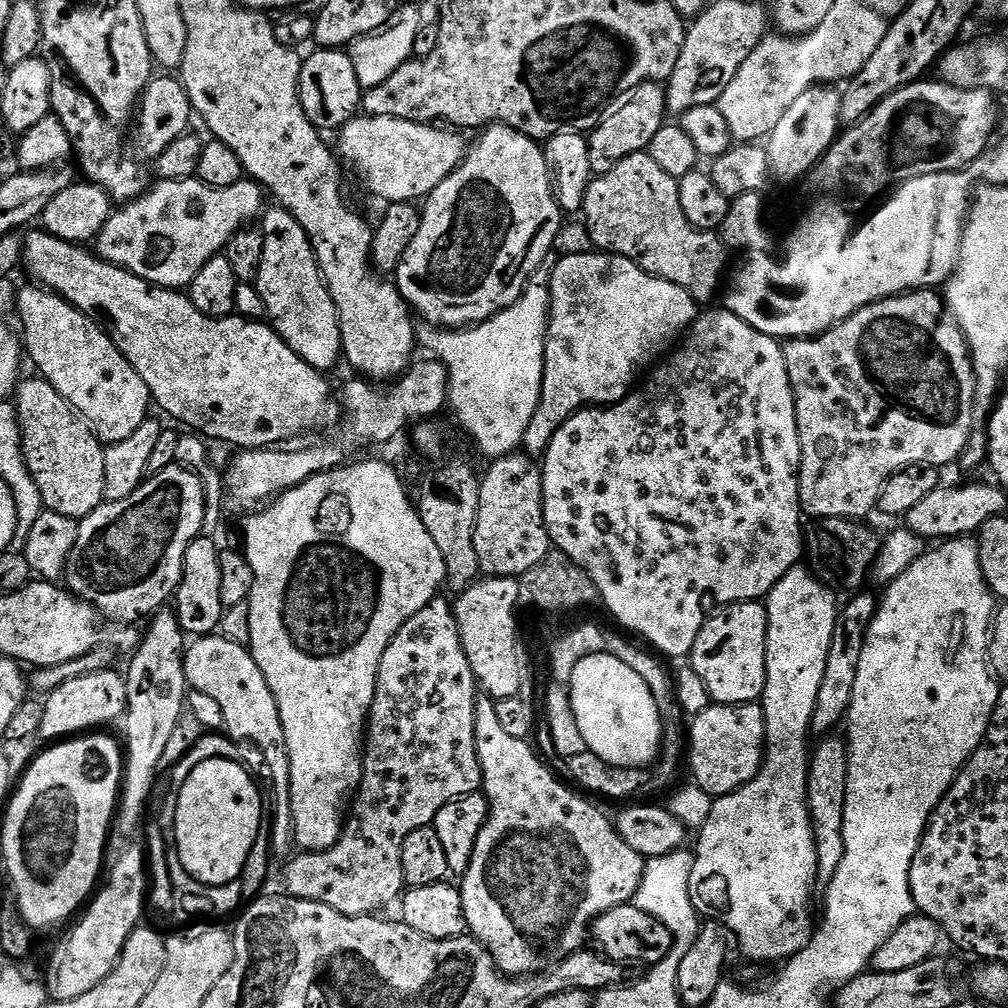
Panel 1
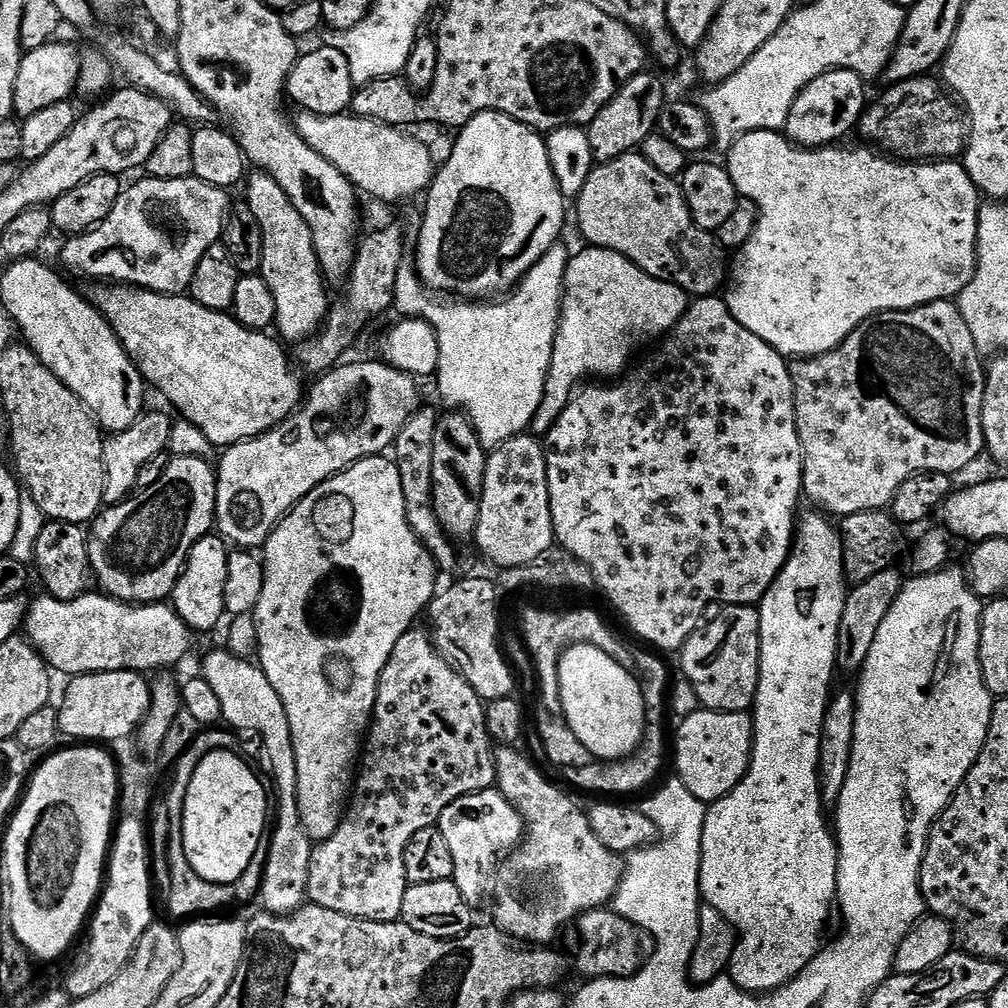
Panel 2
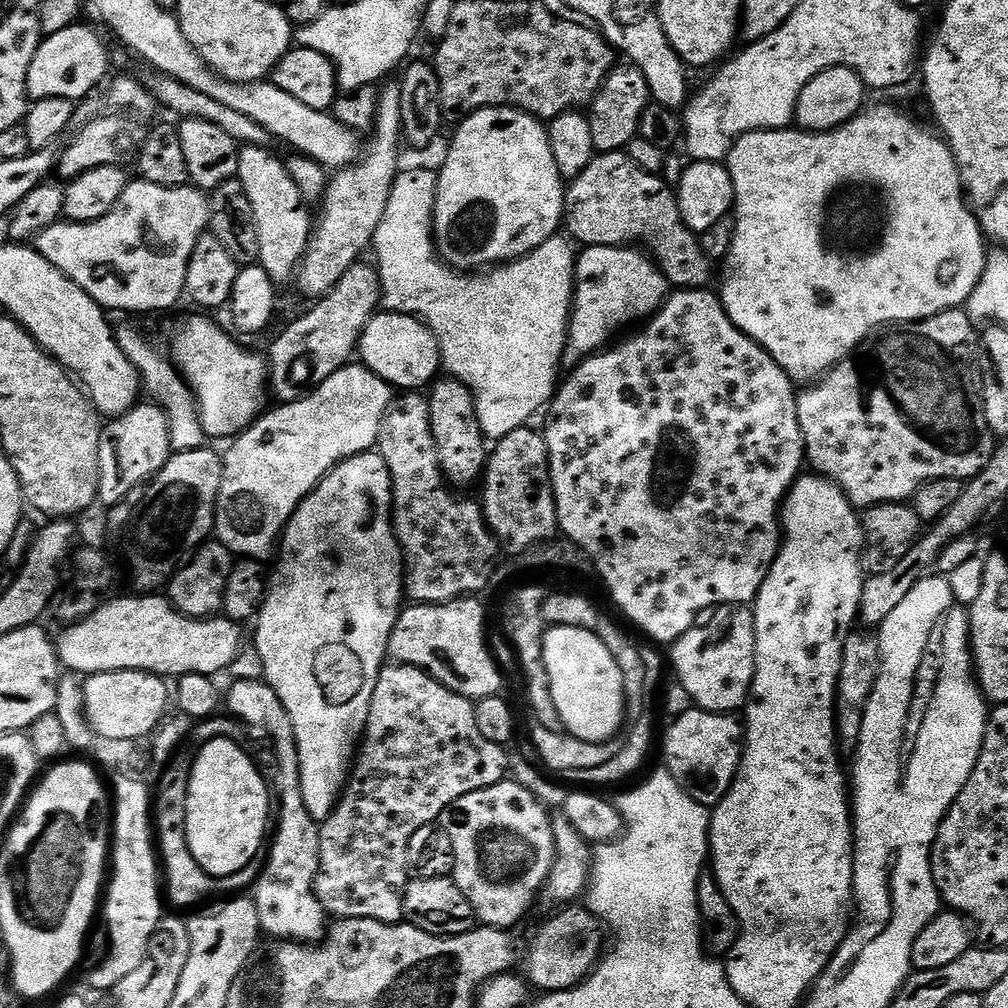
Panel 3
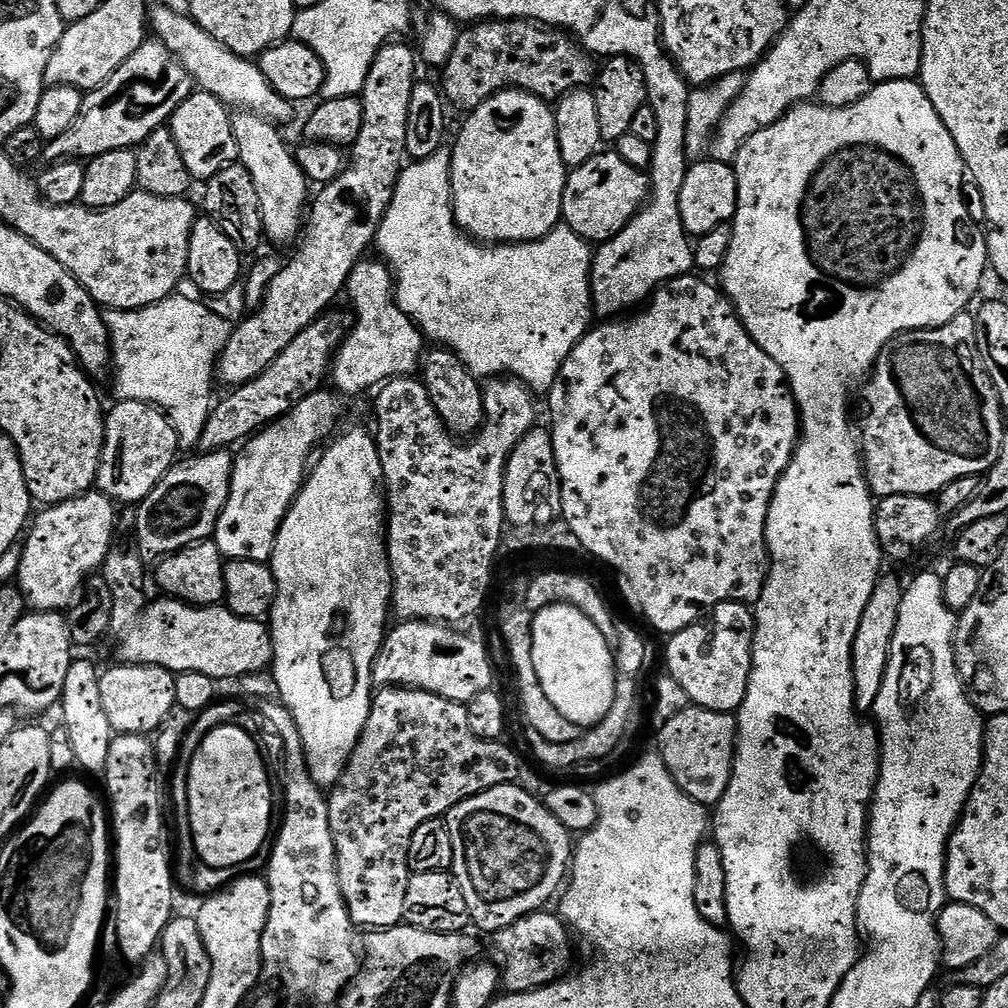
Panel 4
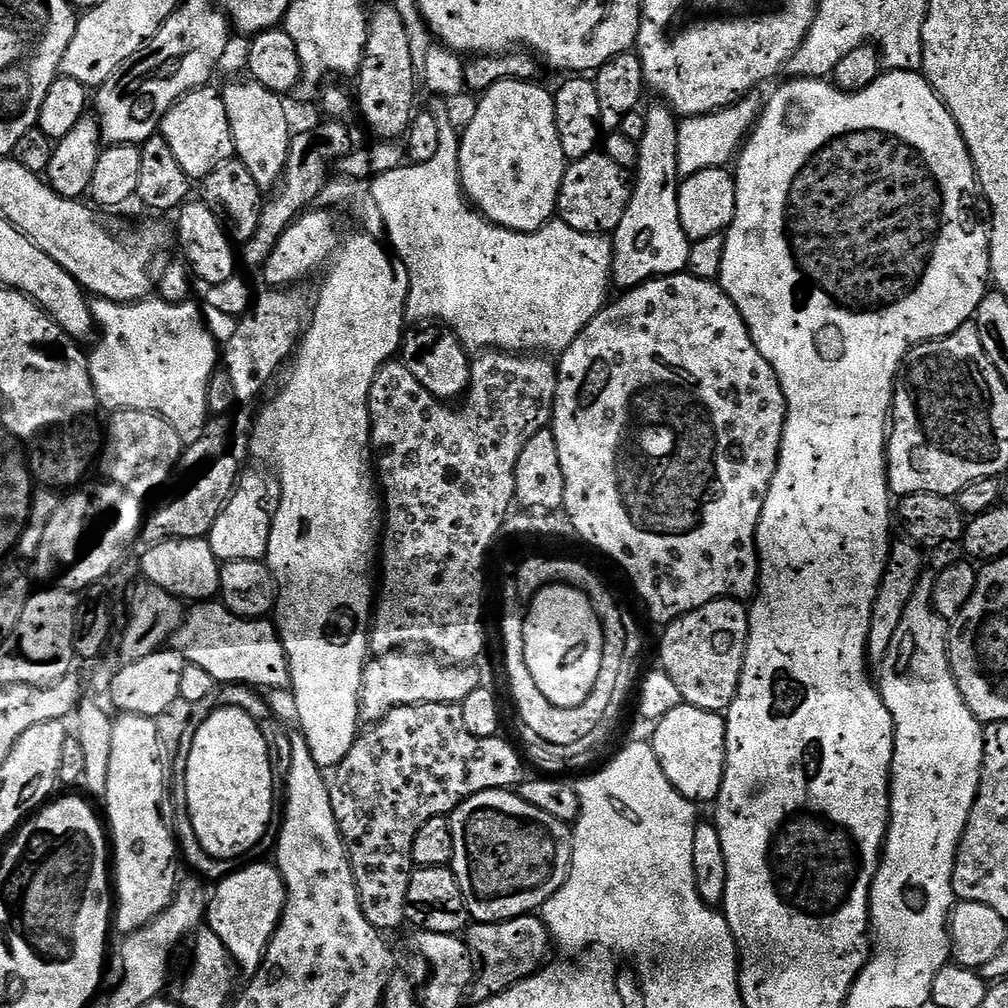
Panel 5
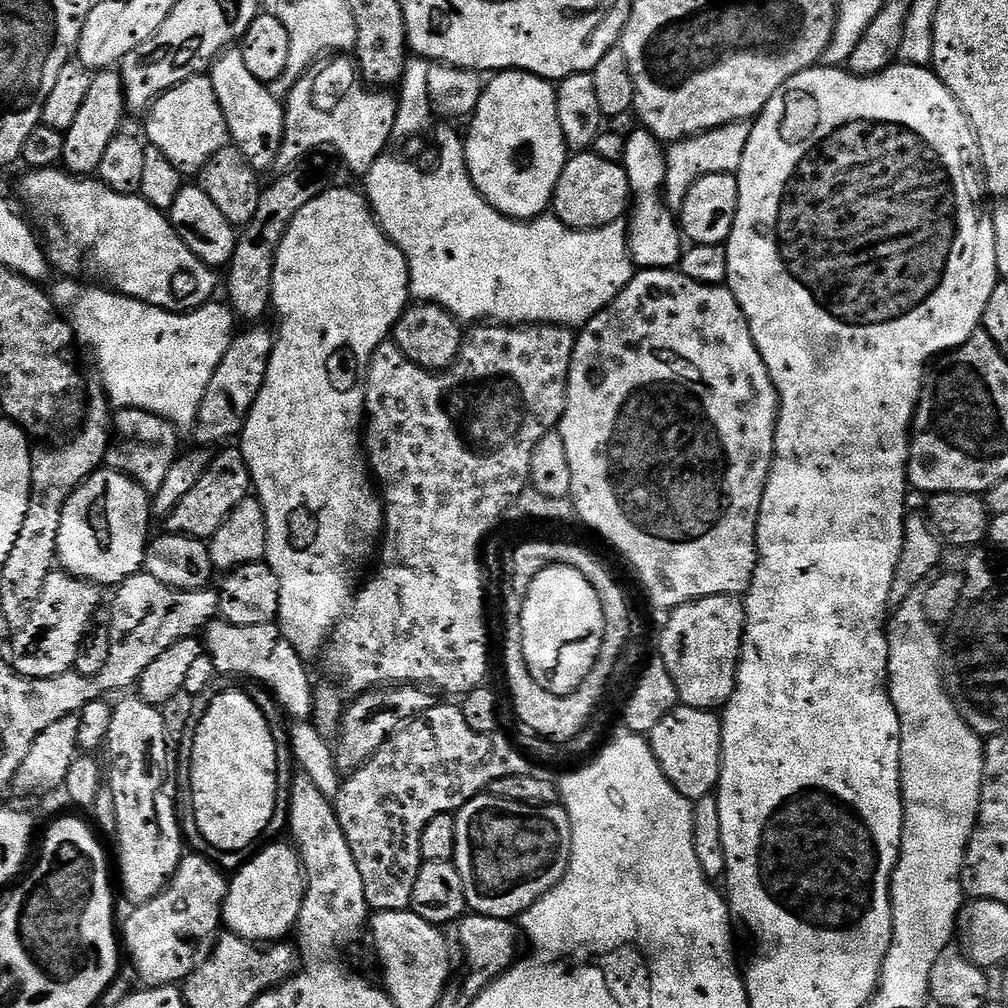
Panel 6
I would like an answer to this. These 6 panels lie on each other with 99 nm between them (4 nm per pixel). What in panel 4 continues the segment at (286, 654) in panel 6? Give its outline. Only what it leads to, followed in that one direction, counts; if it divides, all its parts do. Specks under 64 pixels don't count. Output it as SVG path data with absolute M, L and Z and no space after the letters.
M171 598L154 599L147 605L140 620L119 641L119 659L126 664L149 664L168 668L177 674L201 672L217 682L236 682L244 675L265 671L272 663L272 634L263 619L251 620L234 614L227 606L197 606Z

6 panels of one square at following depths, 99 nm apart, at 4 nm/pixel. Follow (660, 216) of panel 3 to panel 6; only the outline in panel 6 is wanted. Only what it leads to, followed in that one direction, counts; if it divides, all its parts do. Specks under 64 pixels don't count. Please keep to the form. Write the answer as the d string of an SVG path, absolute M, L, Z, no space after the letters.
M591 150L577 152L569 159L552 195L551 211L556 219L577 230L595 230L612 224L621 219L629 208L630 189L623 163L606 162L606 158L598 158Z

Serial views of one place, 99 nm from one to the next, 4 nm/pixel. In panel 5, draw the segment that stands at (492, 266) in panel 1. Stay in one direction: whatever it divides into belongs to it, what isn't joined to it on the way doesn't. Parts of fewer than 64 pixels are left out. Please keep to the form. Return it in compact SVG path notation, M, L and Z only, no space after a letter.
M503 80L489 88L487 92L479 97L480 105L476 108L476 113L472 116L472 121L468 124L468 129L463 129L460 138L460 185L464 187L464 195L468 197L473 208L480 215L485 216L489 224L496 224L499 228L509 228L512 232L537 232L543 228L557 215L556 203L560 197L560 187L566 161L562 142L558 142L558 126L556 125L556 102L551 91L539 88L539 83L526 80Z

